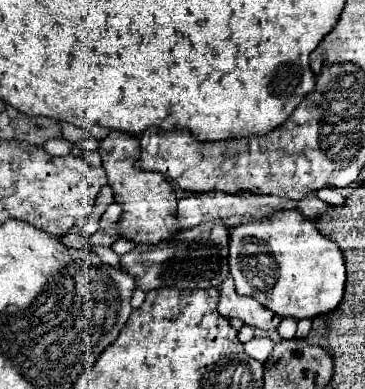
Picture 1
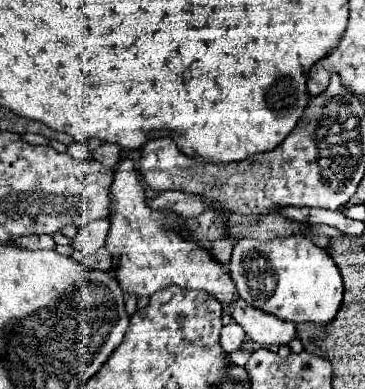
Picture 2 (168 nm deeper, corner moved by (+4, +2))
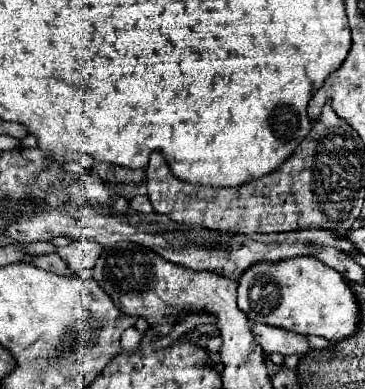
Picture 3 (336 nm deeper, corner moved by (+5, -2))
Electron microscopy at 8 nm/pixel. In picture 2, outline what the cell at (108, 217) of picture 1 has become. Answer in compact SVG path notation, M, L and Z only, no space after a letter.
M94 220L90 222L86 228L78 230L78 234L72 240L72 246L82 252L84 256L94 254L98 248L104 246L106 242L106 234L110 228L110 220Z

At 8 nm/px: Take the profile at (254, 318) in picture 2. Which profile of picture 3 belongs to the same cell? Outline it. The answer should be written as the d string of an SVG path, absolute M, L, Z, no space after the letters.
M251 324L253 336L257 344L263 348L263 352L273 354L279 352L283 356L287 354L299 354L303 356L309 350L309 344L305 336L301 334L289 334L285 330L277 330L277 326L261 326L261 324Z

